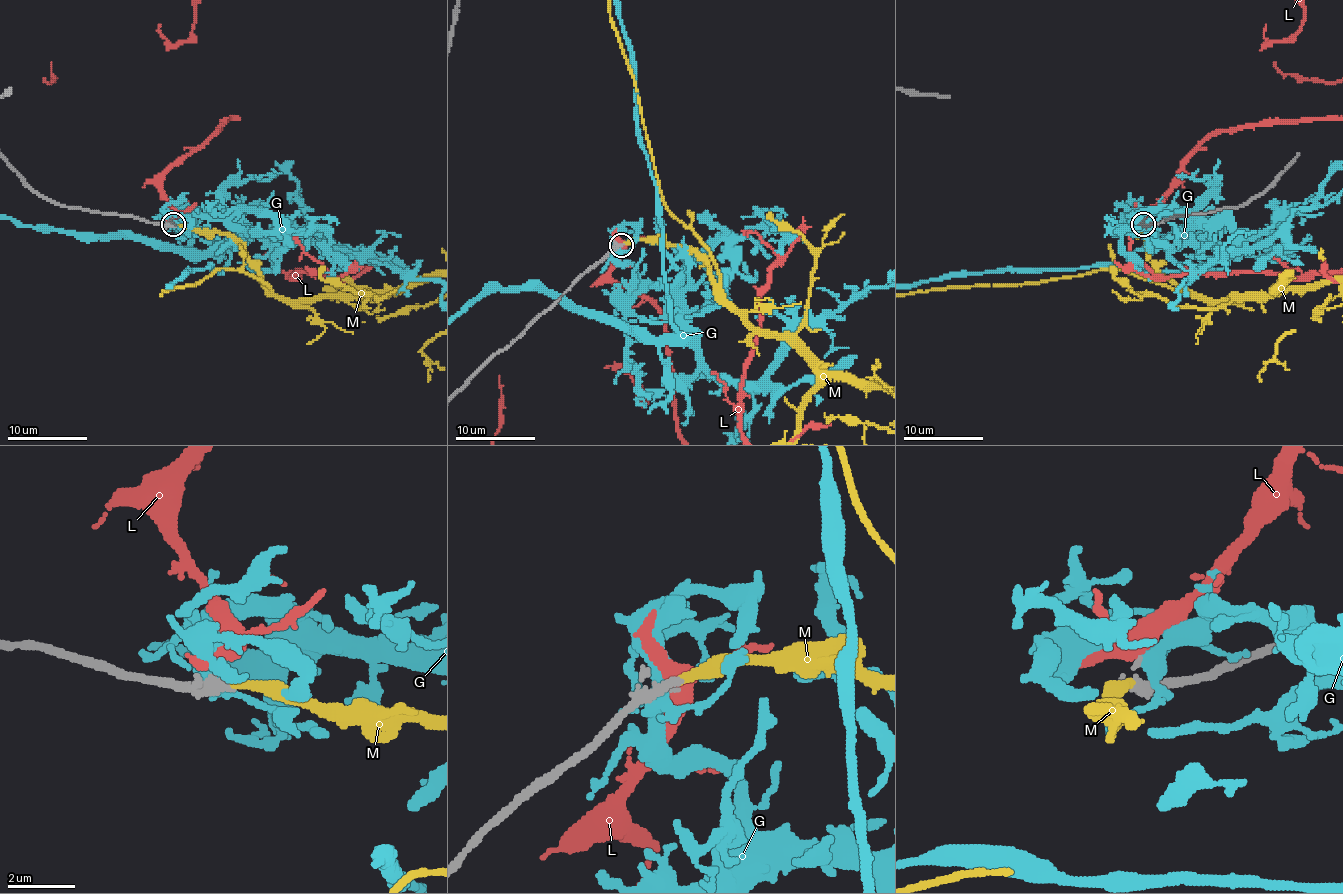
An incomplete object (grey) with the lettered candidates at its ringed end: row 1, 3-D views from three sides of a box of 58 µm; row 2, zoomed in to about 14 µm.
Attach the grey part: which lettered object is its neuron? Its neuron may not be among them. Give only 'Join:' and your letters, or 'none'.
Join: M

